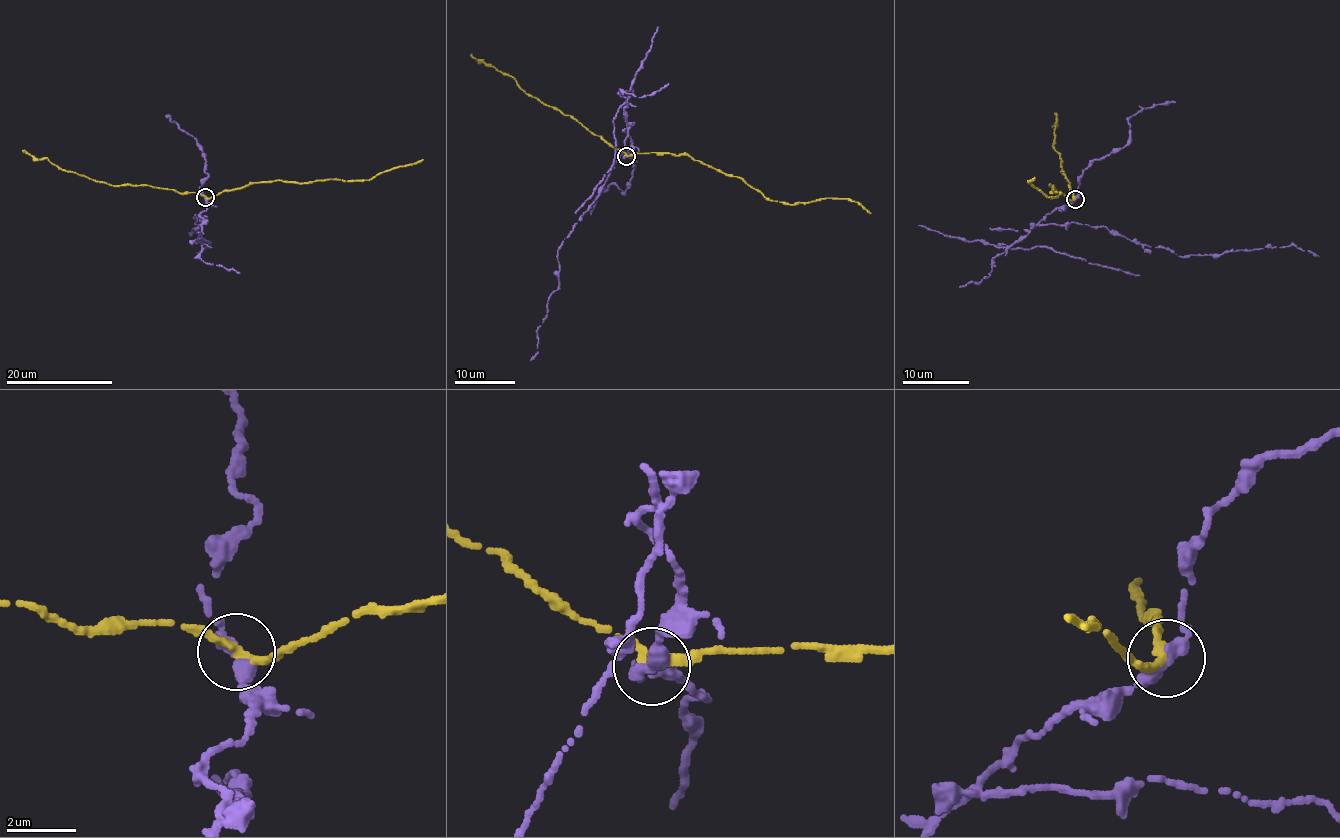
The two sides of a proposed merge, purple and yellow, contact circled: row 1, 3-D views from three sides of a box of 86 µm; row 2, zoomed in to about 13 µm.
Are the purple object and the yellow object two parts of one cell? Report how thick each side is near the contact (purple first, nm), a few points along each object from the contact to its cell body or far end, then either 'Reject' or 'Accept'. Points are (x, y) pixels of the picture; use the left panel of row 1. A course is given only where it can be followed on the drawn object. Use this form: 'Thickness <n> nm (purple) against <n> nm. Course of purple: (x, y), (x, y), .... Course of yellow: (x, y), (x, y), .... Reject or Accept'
Thickness 360 nm (purple) against 260 nm. Course of purple: (204, 196), (200, 215), (207, 219), (202, 216), (191, 235), (200, 227), (195, 216), (199, 221). Course of yellow: (204, 196), (213, 197), (223, 191), (279, 180), (306, 183), (334, 179), (370, 180), (382, 172), (423, 159). Reject

